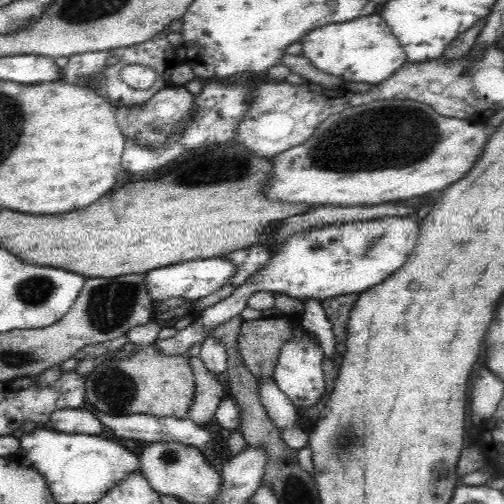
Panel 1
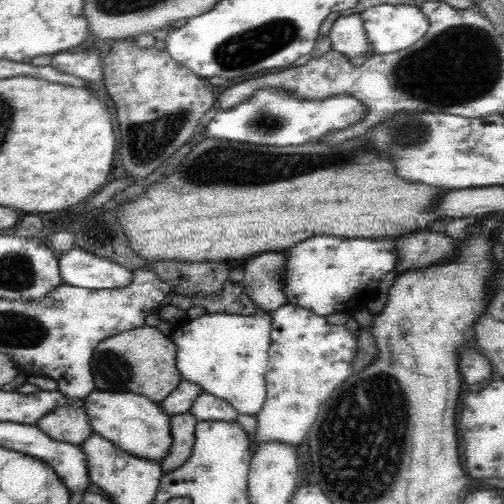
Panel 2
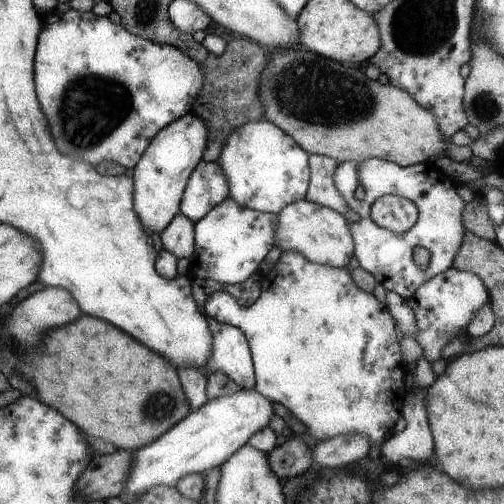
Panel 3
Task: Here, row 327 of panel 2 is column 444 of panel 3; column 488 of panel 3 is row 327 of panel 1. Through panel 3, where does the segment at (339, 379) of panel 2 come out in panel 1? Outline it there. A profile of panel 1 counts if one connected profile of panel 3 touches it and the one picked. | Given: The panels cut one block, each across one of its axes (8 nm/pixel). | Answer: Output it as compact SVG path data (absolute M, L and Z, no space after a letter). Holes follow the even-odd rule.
M296 322L296 326L292 328L292 338L288 342L284 342L284 346L280 348L278 364L274 368L274 378L272 380L278 384L278 388L288 396L288 400L298 410L312 408L324 396L324 390L326 390L324 370L322 370L324 356L326 354L322 352L318 340L312 338L312 336L308 336L306 330Z

